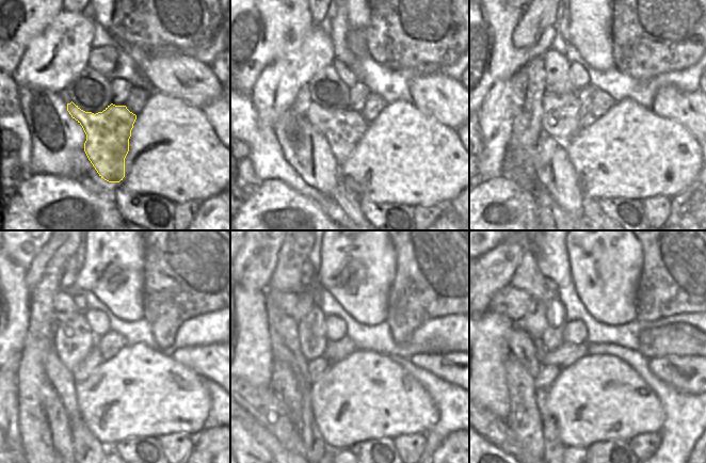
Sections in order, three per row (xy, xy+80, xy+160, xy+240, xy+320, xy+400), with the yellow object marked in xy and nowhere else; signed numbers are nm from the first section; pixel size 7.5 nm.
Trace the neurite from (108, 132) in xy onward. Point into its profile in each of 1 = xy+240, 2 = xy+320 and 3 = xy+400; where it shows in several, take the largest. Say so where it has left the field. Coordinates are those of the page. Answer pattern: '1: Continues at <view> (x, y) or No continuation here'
1: Continues at xy+240 (74, 340)
2: Continues at xy+320 (311, 329)
3: Continues at xy+400 (556, 316).

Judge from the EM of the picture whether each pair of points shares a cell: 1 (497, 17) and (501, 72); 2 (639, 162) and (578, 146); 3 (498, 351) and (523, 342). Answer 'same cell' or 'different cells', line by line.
1: same cell
2: same cell
3: different cells

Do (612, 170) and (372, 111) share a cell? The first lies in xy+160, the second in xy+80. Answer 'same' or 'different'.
different

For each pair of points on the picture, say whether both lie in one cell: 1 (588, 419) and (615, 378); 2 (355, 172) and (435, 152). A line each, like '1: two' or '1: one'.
1: one
2: one

